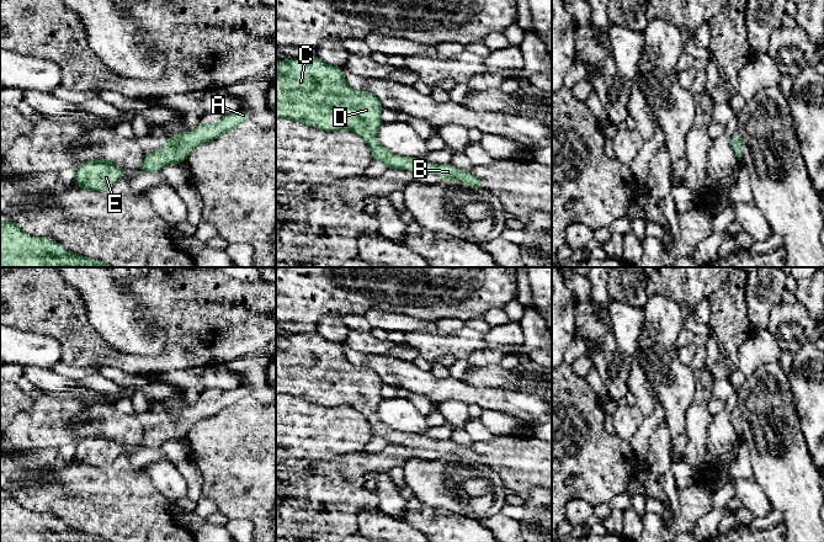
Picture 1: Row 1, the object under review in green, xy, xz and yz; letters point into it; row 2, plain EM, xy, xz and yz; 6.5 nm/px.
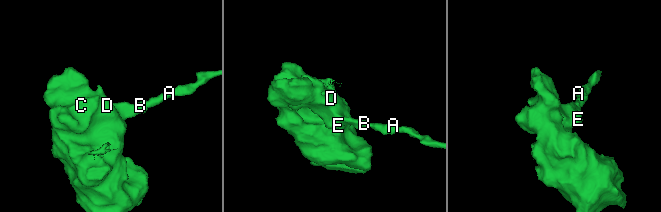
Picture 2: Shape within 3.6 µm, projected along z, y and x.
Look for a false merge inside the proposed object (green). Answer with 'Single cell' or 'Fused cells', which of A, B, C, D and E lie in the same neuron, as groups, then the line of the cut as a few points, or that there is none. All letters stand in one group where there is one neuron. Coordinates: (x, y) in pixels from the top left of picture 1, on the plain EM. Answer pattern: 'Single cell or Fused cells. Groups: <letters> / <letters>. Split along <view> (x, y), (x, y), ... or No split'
Single cell. Groups: A B C D E. No split

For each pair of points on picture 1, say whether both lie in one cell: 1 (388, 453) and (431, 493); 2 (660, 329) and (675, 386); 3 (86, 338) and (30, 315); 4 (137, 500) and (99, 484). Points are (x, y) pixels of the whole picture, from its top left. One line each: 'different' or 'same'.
1: different
2: same
3: same
4: same

